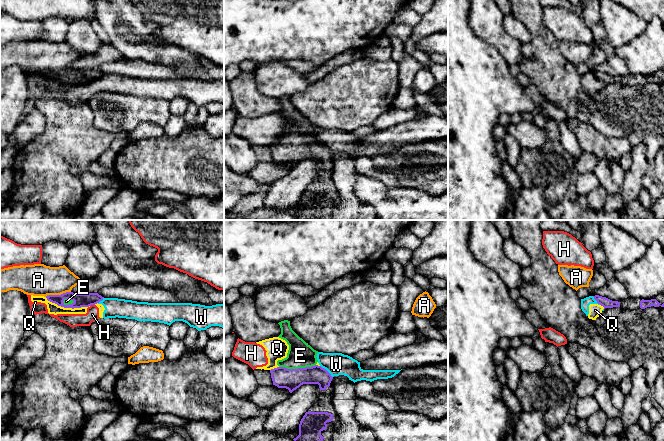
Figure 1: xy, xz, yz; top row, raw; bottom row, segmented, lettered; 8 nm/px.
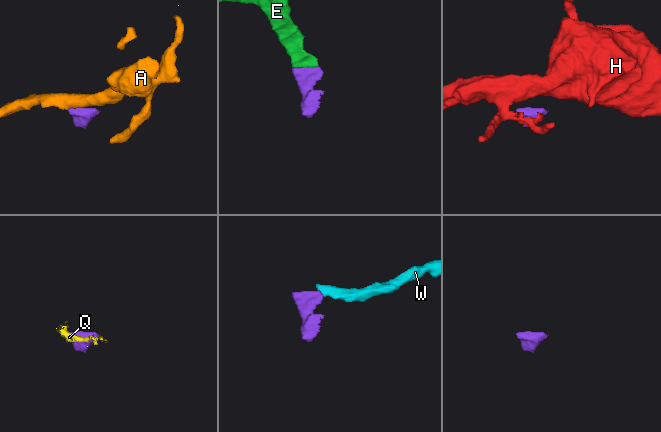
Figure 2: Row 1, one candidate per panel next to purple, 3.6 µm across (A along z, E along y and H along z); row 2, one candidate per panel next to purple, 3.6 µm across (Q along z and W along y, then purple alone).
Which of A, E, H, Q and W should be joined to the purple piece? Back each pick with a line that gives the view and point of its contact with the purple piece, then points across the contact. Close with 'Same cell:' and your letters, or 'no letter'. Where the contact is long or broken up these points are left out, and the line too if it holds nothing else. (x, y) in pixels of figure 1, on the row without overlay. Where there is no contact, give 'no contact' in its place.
E: meets purple in xz at (298, 144); runs through xz (291, 155), (291, 151), (298, 144), (300, 131)
Same cell: E

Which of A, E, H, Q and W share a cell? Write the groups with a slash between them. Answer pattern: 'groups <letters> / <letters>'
groups A / E / H Q W

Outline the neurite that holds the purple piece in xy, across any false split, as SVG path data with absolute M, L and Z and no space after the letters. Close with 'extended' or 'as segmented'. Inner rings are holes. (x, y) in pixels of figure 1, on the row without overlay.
M66 68L61 71L47 71L47 76L64 84L81 84L95 81L103 76L104 73L98 69L75 70Z | extended

